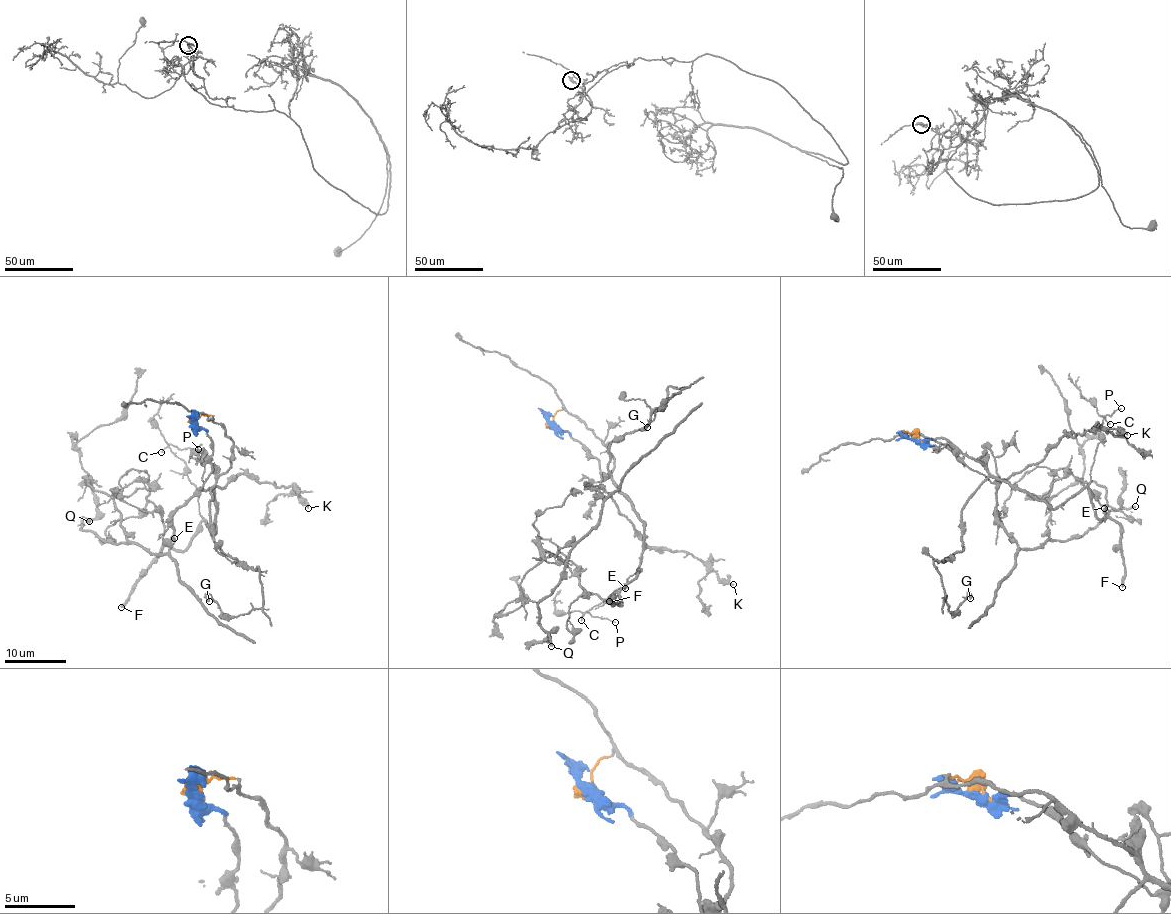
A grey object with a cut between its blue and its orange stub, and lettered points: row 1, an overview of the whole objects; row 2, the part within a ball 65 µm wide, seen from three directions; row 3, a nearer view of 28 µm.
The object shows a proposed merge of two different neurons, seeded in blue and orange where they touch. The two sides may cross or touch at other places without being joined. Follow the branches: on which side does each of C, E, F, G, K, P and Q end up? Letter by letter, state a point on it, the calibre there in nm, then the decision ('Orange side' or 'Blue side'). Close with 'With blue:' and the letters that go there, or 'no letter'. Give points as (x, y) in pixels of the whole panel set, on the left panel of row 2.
C: Place: (161, 452). Thickness 150 nm. Orange side
E: Place: (174, 538). Thickness 150 nm. Orange side
F: Place: (121, 607). Thickness 280 nm. Orange side
G: Place: (209, 601). Thickness 360 nm. Orange side
K: Place: (308, 508). Thickness 240 nm. Blue side
P: Place: (198, 449). Thickness 110 nm. Orange side
Q: Place: (89, 521). Thickness 280 nm. Blue side
With blue: K, Q

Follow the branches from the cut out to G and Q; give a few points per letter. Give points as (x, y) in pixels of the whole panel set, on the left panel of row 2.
G: (193, 420), (213, 417), (233, 444), (210, 490), (213, 541), (259, 569), (263, 606), (231, 617), (209, 601)
Q: (193, 422), (211, 442), (211, 471), (172, 516), (167, 552), (105, 542), (80, 527), (89, 521)

